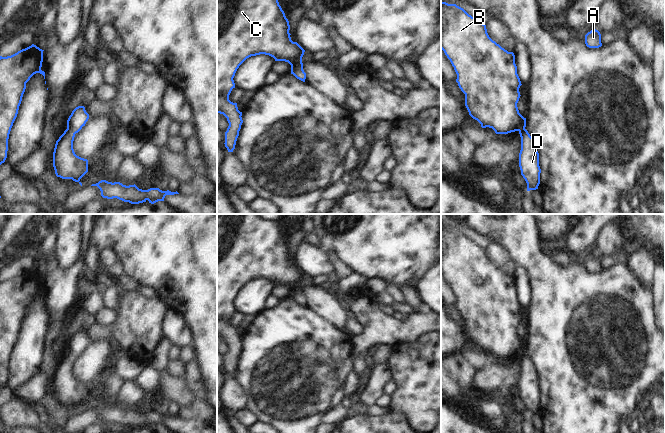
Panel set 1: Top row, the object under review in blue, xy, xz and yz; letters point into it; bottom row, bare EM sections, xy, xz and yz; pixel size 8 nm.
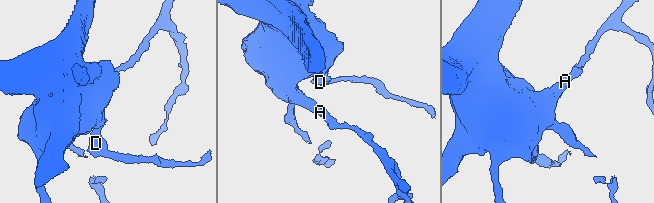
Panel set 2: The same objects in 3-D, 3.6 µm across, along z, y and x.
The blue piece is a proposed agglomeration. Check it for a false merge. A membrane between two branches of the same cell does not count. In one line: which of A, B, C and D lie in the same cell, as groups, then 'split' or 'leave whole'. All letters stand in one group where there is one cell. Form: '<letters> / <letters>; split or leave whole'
A B C D; leave whole

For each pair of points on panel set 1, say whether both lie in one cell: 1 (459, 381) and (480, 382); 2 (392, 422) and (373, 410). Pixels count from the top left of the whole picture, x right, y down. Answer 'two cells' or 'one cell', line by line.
1: two cells
2: two cells

